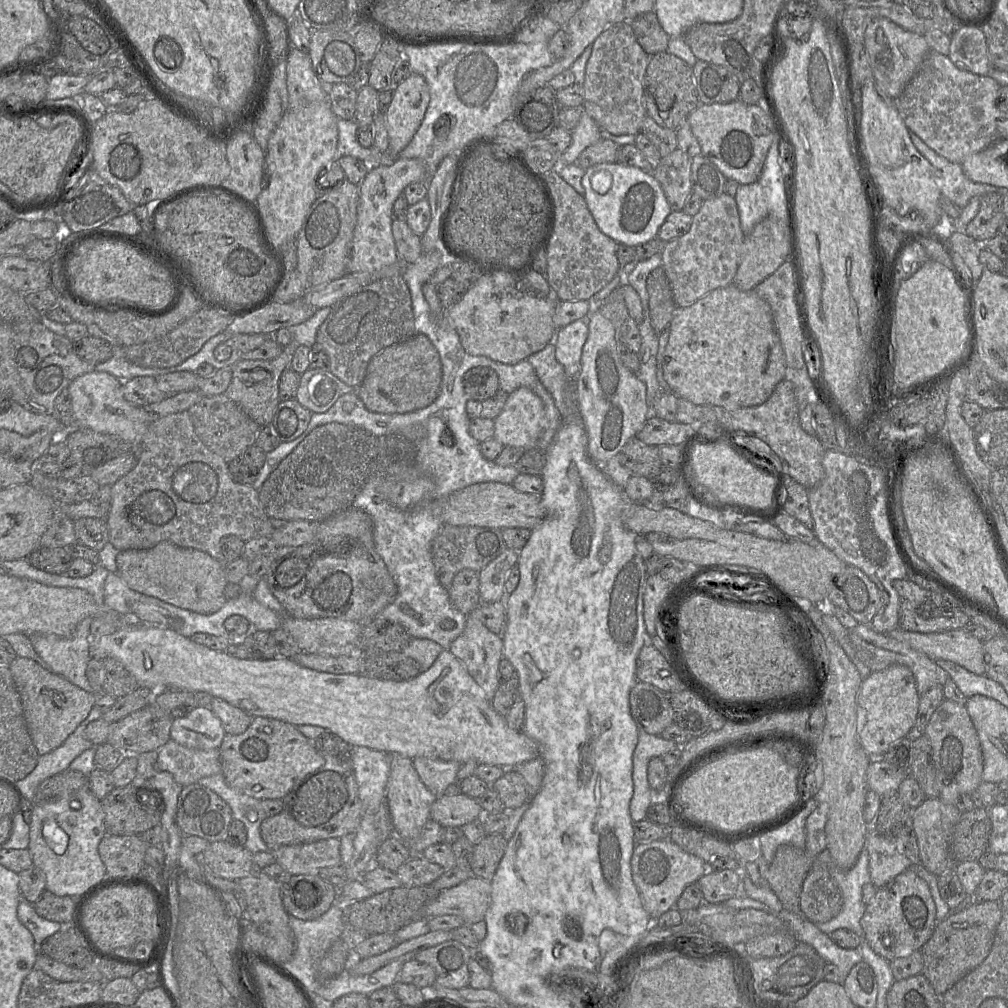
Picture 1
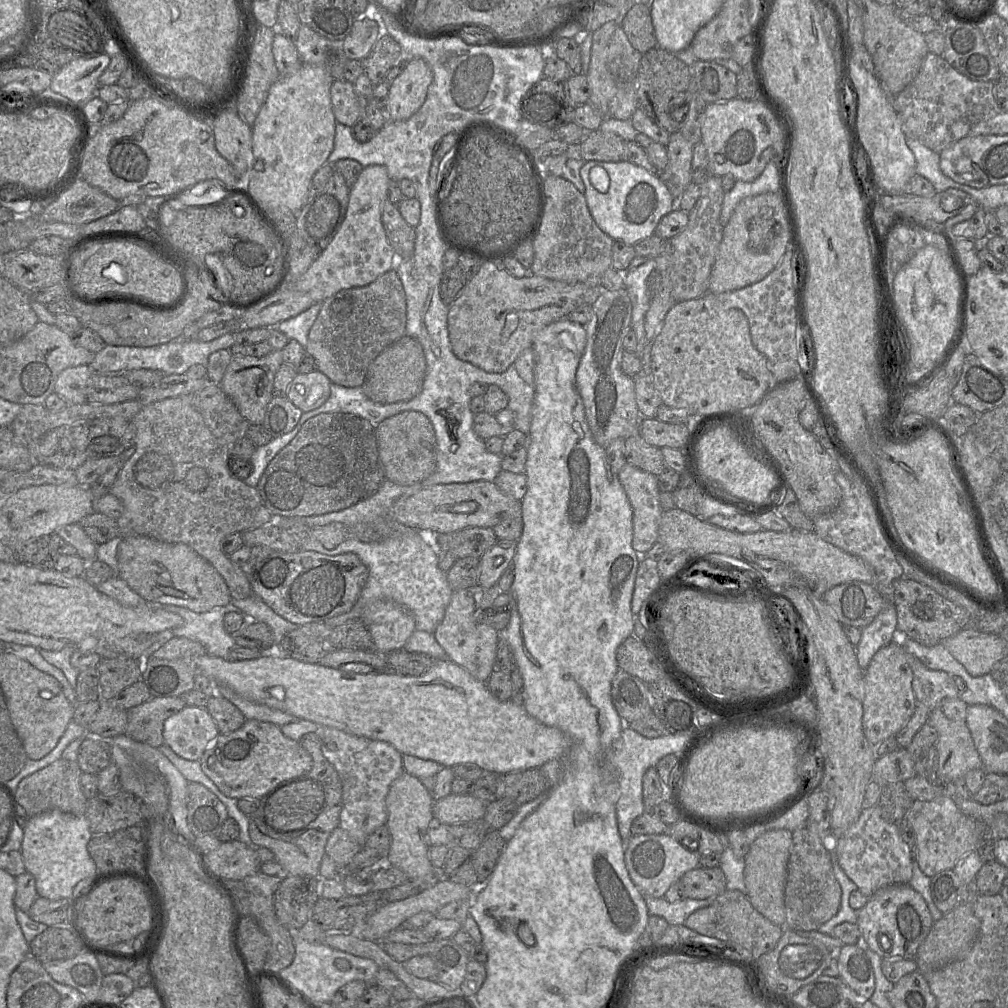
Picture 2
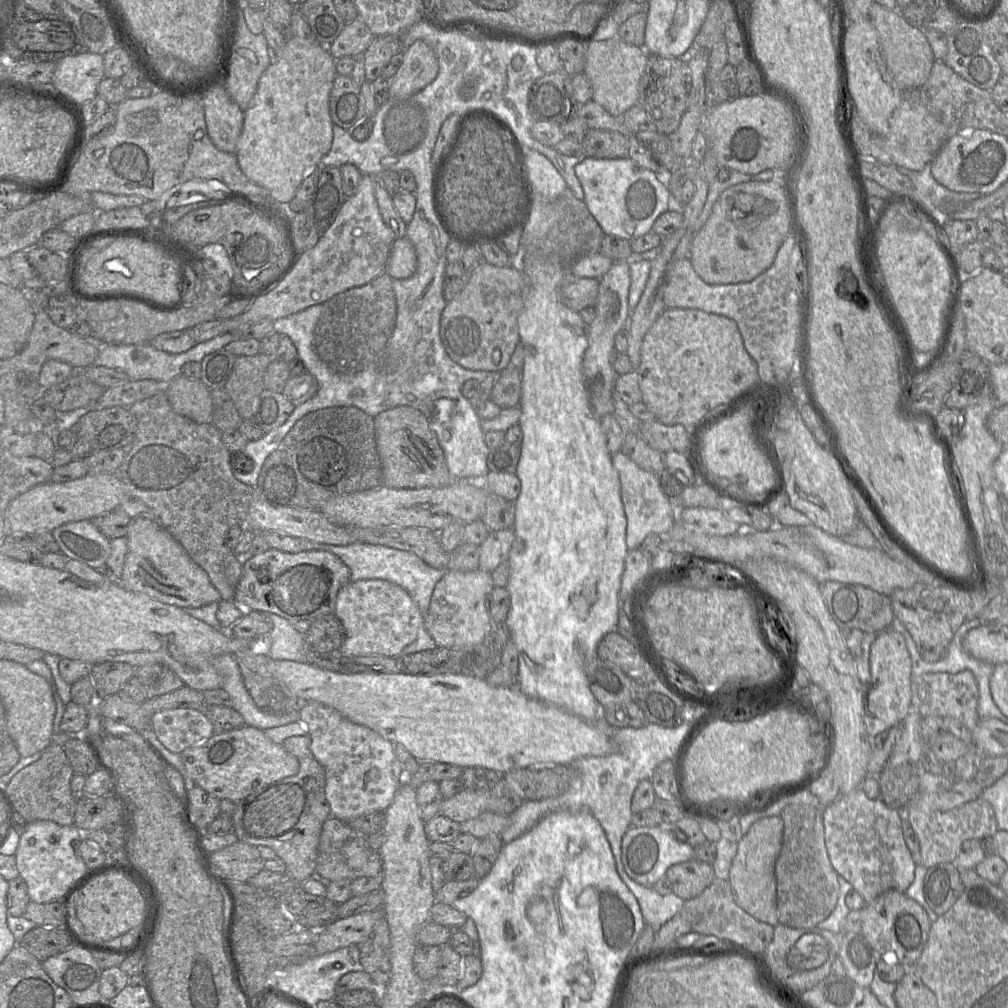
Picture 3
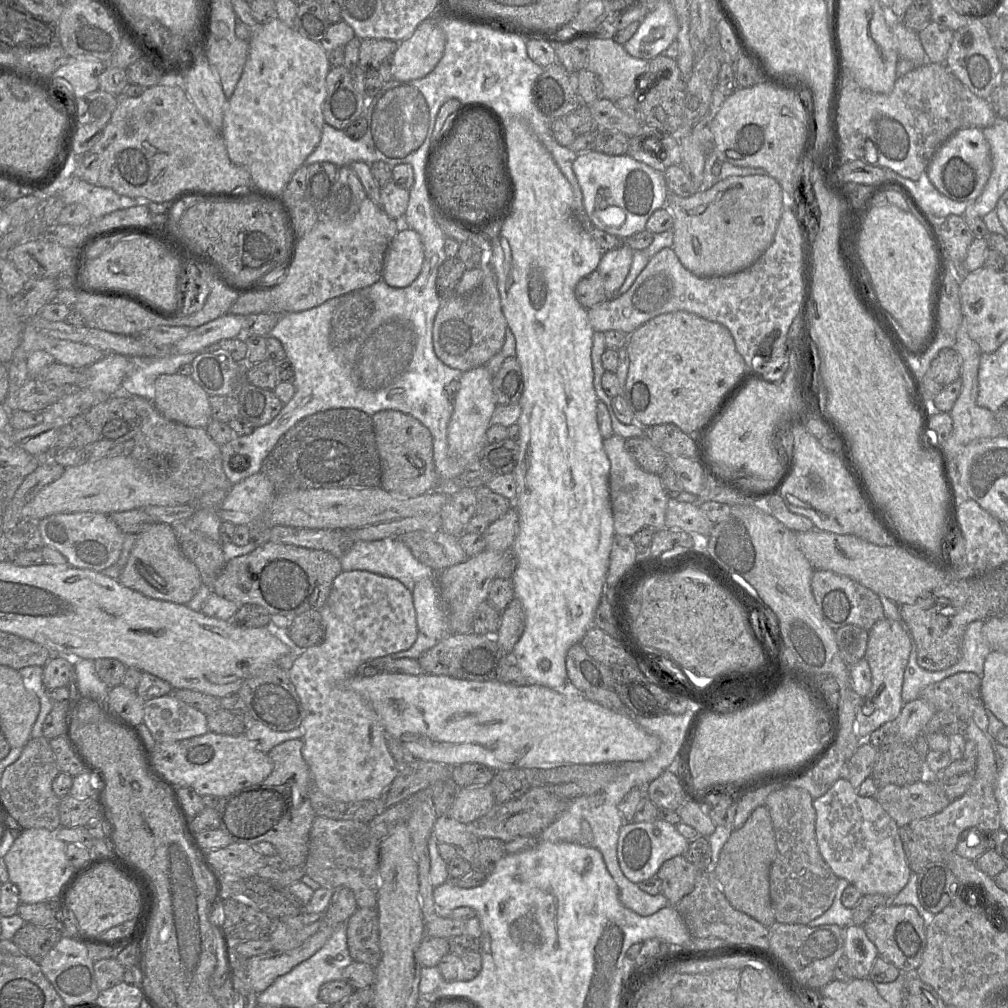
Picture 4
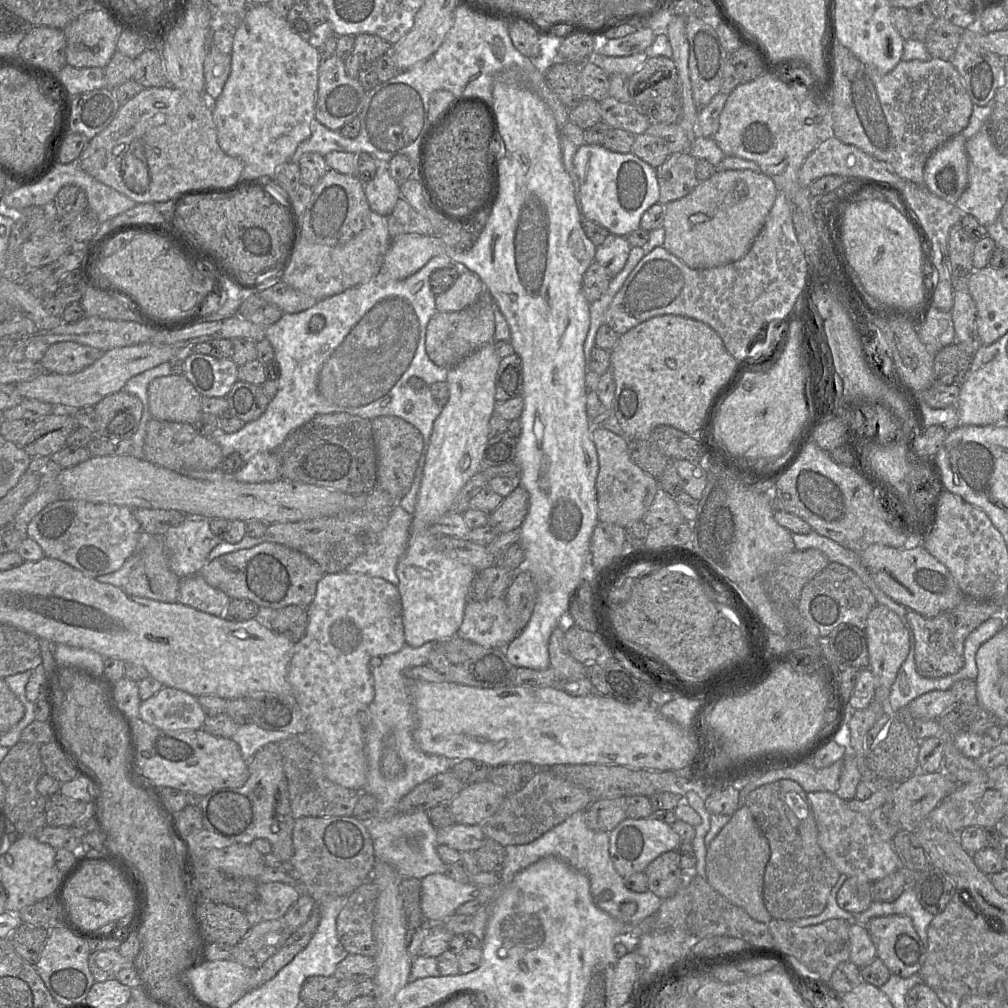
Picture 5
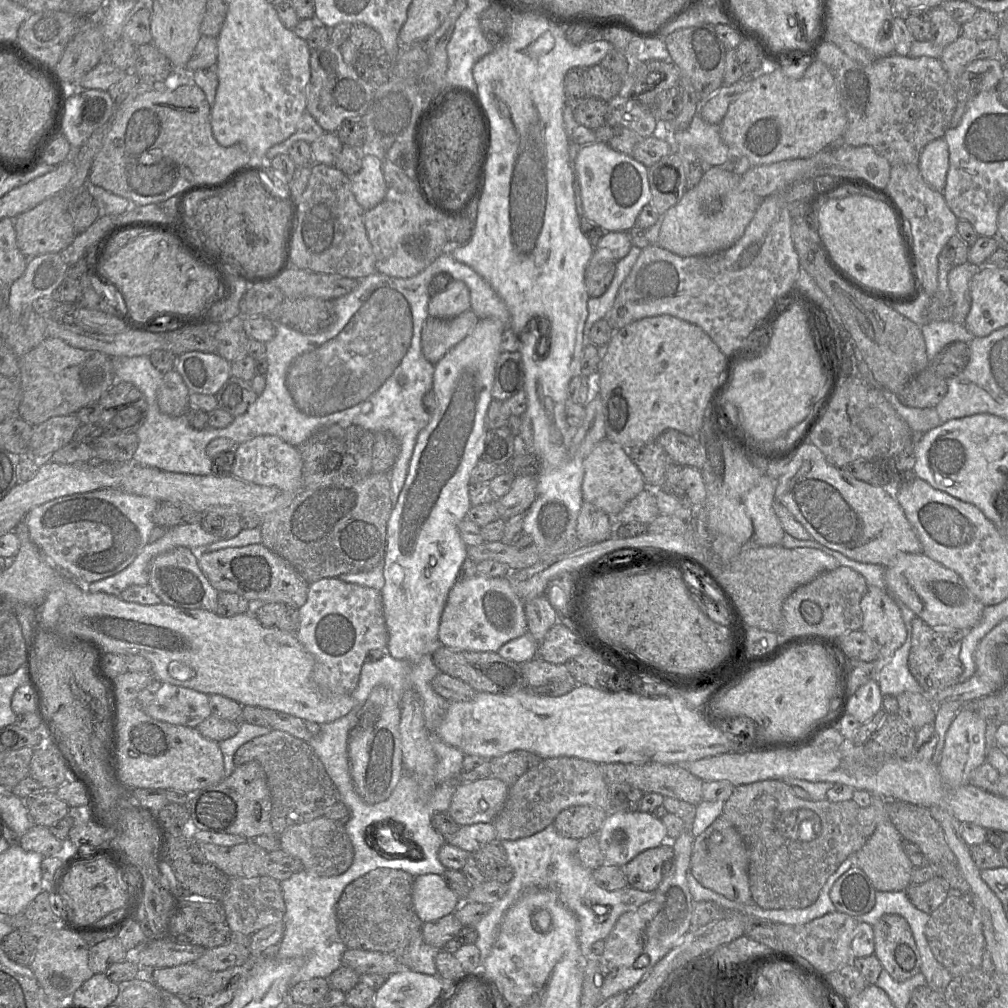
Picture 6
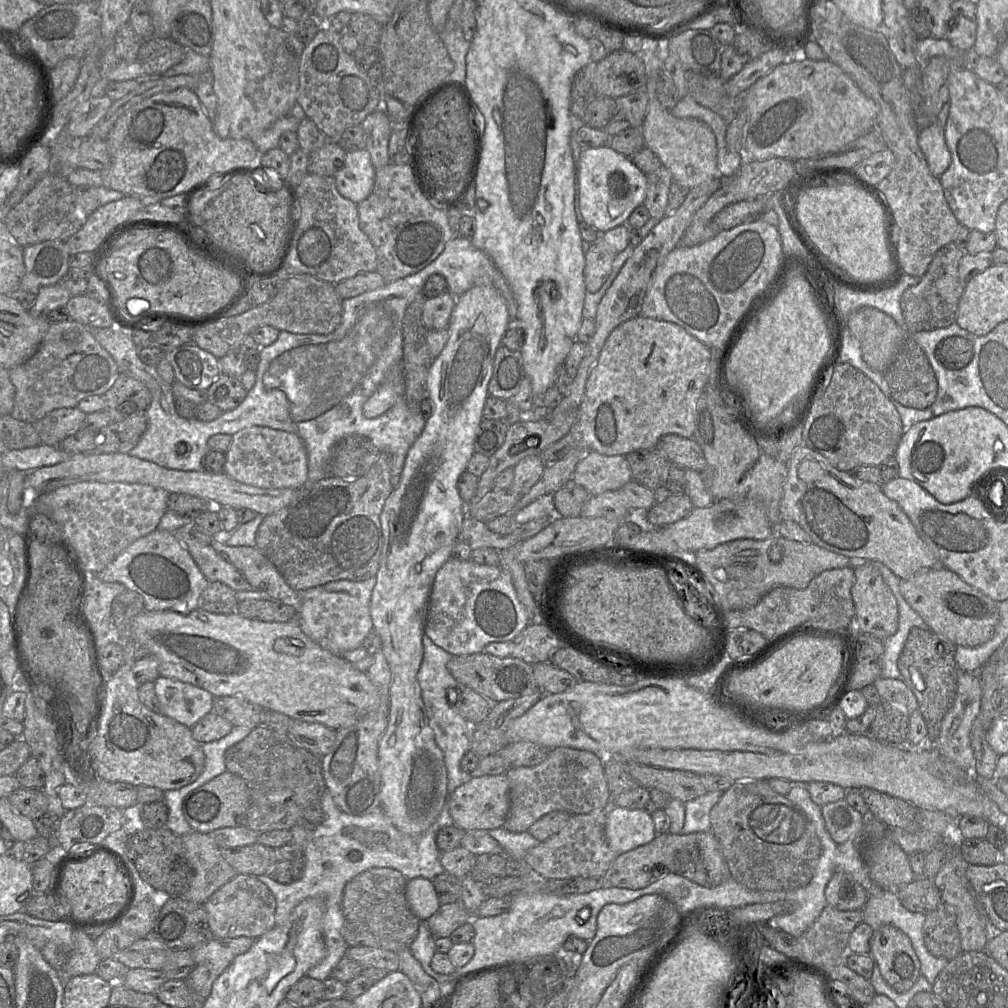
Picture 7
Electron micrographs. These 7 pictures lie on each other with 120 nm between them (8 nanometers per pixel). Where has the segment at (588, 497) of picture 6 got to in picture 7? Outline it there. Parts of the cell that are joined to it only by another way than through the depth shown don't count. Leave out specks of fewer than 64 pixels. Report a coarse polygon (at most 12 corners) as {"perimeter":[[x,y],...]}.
{"perimeter":[[590,451],[573,480],[594,496],[633,477],[626,456]]}

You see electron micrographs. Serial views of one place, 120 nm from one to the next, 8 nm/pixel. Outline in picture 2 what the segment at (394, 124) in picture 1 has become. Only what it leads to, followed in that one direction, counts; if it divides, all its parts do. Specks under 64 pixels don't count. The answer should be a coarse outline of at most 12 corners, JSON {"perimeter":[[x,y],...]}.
{"perimeter":[[412,58],[393,80],[388,119],[410,118],[433,80],[429,64]]}

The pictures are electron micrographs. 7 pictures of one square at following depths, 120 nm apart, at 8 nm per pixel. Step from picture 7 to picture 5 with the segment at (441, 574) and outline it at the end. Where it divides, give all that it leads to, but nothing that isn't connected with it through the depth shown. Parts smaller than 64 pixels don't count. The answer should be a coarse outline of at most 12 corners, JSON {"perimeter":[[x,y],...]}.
{"perimeter":[[504,597],[468,601],[457,636],[504,648],[518,634]]}

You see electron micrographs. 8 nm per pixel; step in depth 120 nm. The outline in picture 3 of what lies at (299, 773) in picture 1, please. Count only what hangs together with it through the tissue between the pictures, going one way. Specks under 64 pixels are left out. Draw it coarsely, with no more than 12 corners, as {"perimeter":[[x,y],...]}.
{"perimeter":[[255,727],[181,753],[188,785],[240,801],[297,774]]}

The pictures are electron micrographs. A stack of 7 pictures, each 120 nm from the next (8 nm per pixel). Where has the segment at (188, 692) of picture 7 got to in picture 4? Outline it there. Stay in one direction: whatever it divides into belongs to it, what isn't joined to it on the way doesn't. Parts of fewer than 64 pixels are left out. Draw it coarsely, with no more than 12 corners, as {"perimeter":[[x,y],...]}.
{"perimeter":[[172,694],[144,703],[156,742],[209,732],[207,715]]}

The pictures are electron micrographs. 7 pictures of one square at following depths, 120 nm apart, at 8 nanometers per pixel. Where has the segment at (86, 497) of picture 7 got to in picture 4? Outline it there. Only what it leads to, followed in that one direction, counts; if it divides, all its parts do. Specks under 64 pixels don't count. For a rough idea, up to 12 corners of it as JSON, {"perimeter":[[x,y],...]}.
{"perimeter":[[108,515],[37,522],[44,546],[72,567],[117,563],[125,534]]}

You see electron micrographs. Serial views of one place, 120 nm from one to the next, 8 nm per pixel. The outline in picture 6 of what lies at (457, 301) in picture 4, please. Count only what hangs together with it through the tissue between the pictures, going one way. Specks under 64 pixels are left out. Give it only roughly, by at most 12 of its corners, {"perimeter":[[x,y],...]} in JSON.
{"perimeter":[[468,310],[450,319],[428,317],[422,353],[437,364],[476,326]]}

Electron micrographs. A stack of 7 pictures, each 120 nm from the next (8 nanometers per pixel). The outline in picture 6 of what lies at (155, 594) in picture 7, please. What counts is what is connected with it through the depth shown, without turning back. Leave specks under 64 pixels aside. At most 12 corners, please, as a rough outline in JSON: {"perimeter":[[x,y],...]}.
{"perimeter":[[197,551],[151,561],[147,585],[162,604],[216,611],[219,592]]}

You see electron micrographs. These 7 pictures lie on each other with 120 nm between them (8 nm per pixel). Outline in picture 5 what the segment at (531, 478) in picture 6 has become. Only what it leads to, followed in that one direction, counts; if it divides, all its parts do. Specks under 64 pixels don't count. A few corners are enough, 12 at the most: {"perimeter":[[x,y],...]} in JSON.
{"perimeter":[[518,484],[489,515],[498,535],[519,529],[528,493]]}

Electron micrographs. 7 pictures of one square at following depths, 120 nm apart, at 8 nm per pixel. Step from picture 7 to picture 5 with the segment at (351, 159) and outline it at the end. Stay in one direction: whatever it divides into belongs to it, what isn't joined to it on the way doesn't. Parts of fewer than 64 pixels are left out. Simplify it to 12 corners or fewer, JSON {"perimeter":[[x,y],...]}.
{"perimeter":[[388,162],[364,183],[373,212],[388,217],[401,197]]}

